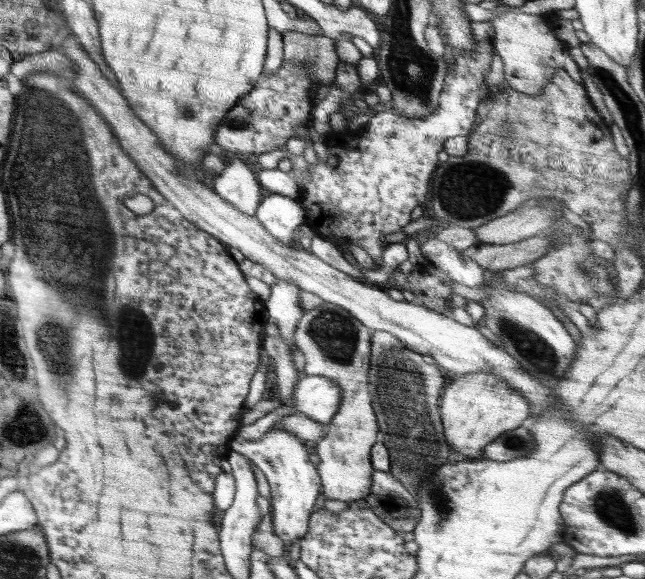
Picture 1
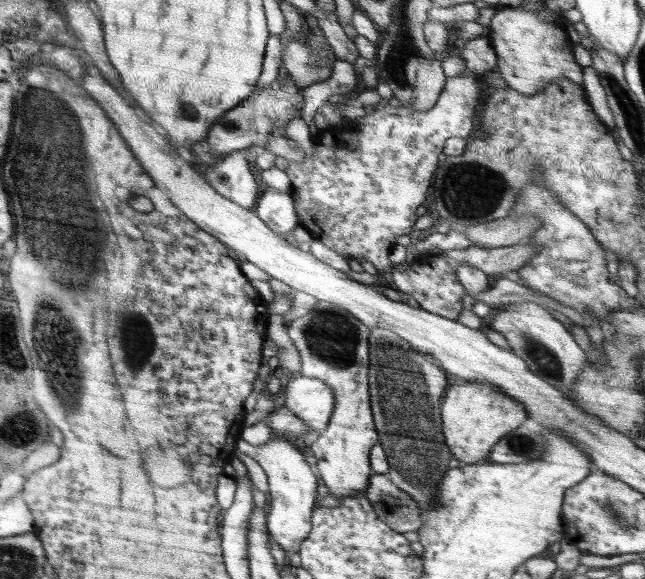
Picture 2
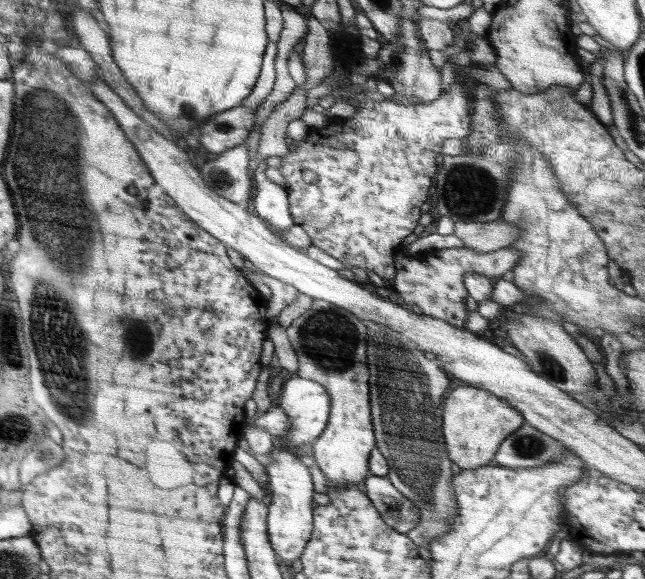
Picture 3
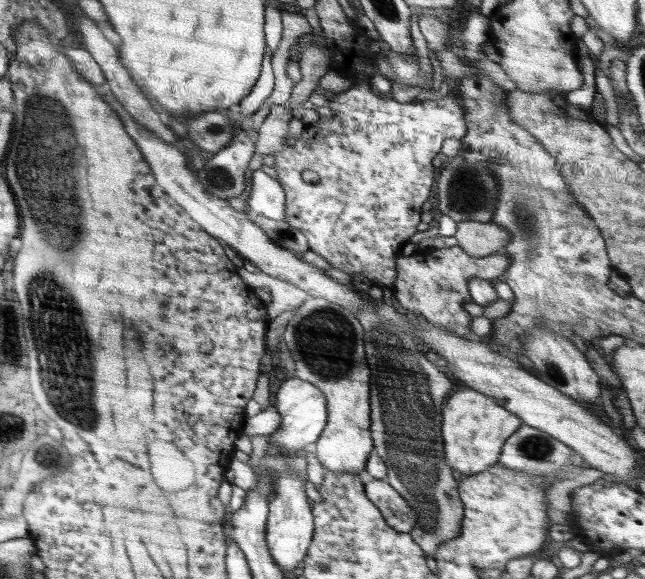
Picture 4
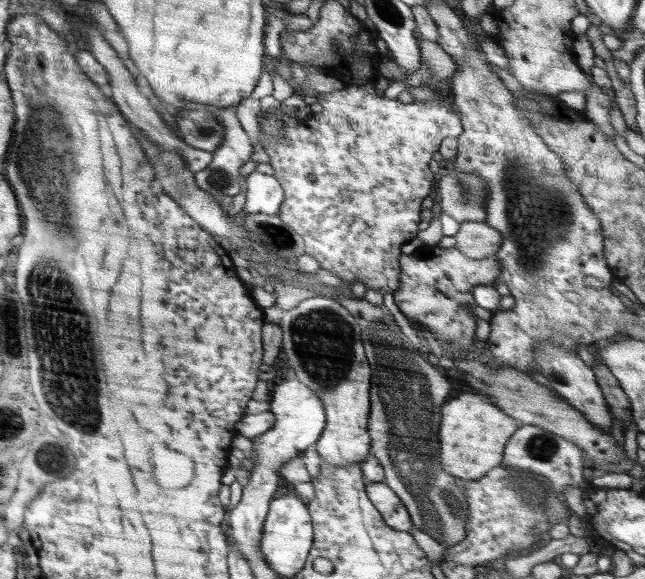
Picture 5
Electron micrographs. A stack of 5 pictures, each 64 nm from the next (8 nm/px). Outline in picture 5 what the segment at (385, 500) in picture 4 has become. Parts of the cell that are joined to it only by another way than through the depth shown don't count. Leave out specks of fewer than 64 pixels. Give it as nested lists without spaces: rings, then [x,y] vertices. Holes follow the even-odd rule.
[[[384,482],[366,484],[368,498],[380,514],[386,525],[401,532],[412,529],[410,513],[404,507],[400,497]]]

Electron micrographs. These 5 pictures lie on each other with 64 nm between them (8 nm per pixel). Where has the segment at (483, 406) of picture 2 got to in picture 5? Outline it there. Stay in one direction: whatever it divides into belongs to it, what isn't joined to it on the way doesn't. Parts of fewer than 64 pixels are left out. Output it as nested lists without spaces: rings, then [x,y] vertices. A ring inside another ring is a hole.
[[[464,392],[442,406],[440,464],[444,472],[466,480],[489,474],[494,466],[504,465],[504,449],[508,439],[518,430],[516,419],[492,403],[481,393]]]

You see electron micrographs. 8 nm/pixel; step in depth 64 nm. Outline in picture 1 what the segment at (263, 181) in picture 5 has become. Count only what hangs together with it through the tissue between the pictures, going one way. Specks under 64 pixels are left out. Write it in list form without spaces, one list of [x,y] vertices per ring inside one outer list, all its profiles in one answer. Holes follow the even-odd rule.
[[[272,193],[260,201],[255,217],[274,239],[288,248],[299,248],[293,240],[296,228],[305,222],[306,211],[296,198]]]

